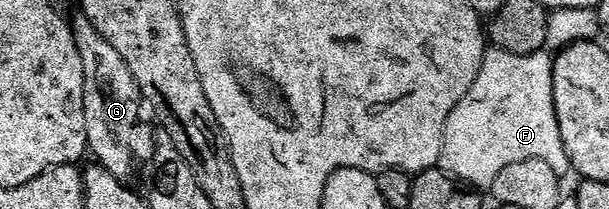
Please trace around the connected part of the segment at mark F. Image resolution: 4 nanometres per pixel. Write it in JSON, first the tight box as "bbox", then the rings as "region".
{"bbox":[440,47,572,190],"region":[[[491,47],[480,66],[480,74],[472,90],[468,90],[466,97],[458,103],[456,110],[452,110],[448,118],[446,143],[442,145],[440,167],[442,171],[449,172],[463,185],[483,190],[482,188],[489,189],[493,185],[500,170],[525,160],[548,162],[548,166],[556,170],[559,178],[566,178],[566,175],[571,175],[572,172],[570,159],[564,150],[564,142],[560,138],[560,126],[556,118],[554,56],[546,50],[521,56]]]}

